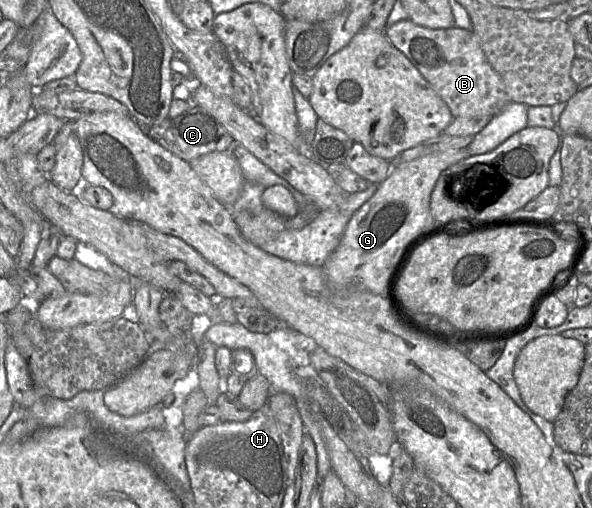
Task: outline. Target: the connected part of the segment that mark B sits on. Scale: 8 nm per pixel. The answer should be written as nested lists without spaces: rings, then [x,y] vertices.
[[[408,18],[400,20],[389,27],[386,25],[385,35],[420,71],[423,77],[447,104],[454,118],[494,117],[507,104],[512,102],[506,92],[502,78],[488,62],[472,30],[458,27],[431,29],[420,26]]]

